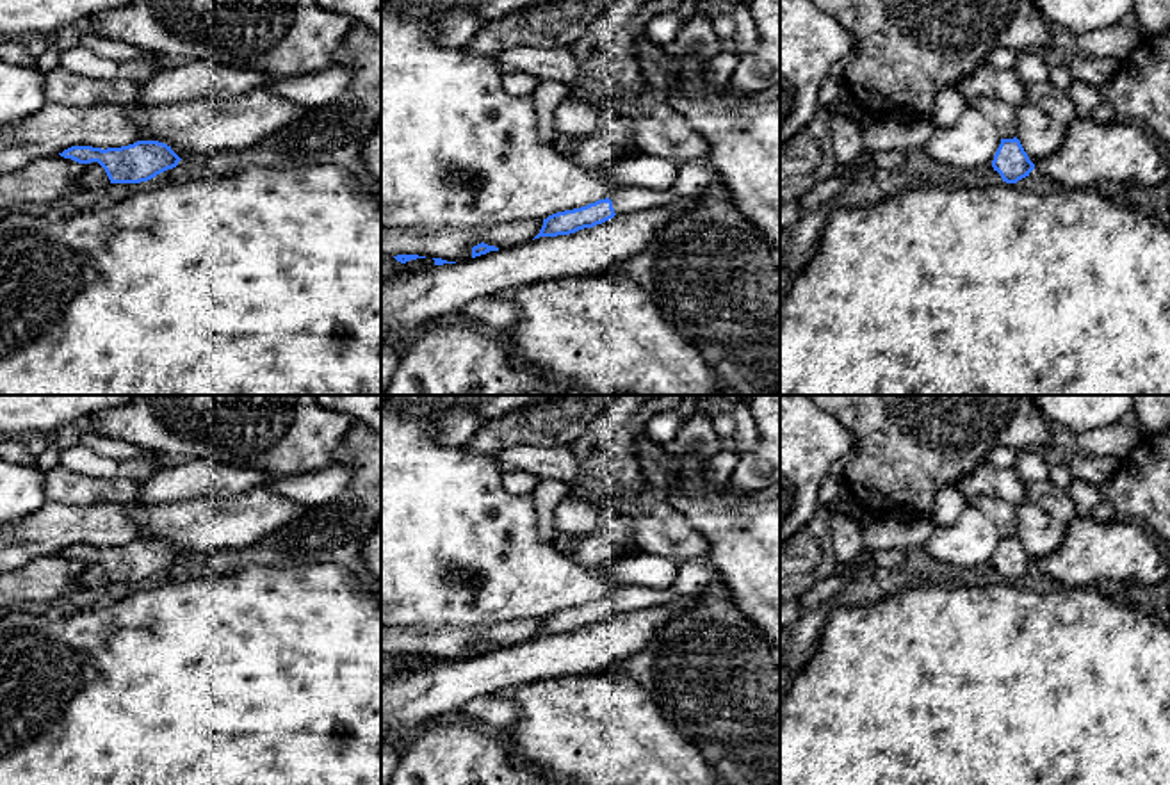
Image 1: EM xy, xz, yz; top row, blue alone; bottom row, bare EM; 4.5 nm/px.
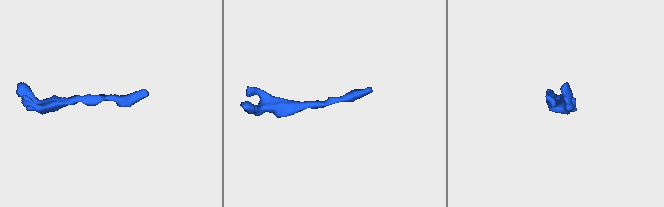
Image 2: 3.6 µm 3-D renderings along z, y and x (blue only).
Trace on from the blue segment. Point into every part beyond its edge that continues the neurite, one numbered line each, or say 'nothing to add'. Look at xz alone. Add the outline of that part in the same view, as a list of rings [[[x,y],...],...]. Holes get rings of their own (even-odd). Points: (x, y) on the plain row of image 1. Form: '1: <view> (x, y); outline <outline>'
1: xz (695, 575); outline [[[691,559],[678,564],[678,577],[668,589],[620,586],[609,598],[616,614],[666,605],[678,596],[698,596],[712,580],[719,579],[716,566],[707,559]]]

